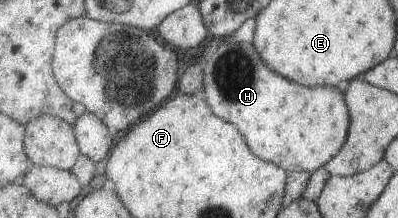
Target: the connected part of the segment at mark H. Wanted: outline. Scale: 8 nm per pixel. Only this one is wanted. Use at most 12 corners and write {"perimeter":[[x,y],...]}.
{"perimeter":[[221,39],[204,96],[262,160],[316,172],[345,146],[338,87]]}

